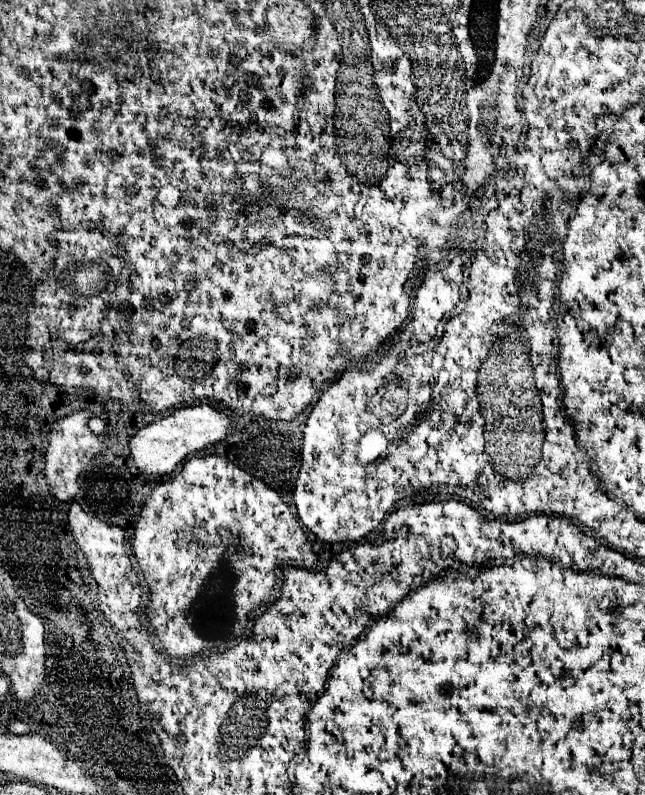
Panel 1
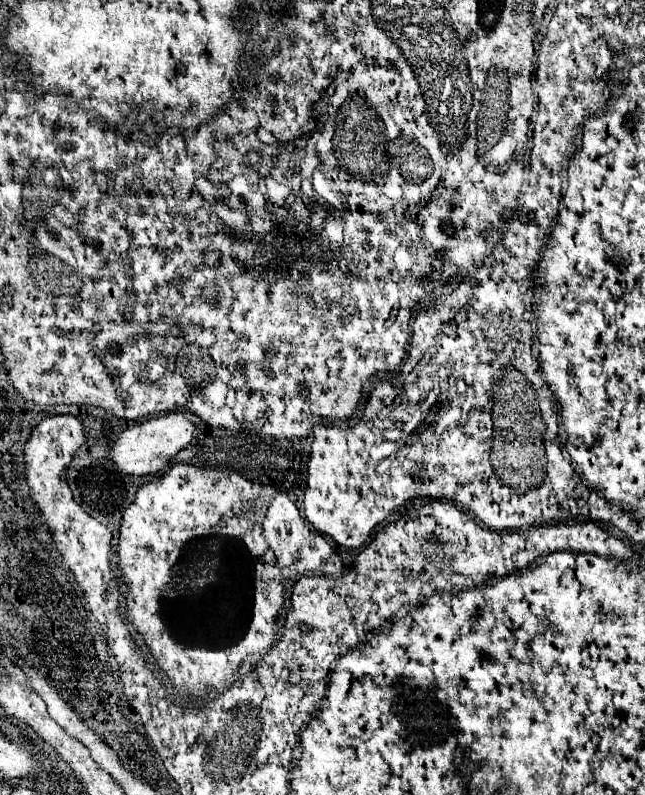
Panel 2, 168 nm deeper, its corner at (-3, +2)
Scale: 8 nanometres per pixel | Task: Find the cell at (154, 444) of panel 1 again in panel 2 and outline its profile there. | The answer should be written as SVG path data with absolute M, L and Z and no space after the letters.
M171 412L167 416L151 418L139 426L131 426L131 428L123 430L117 436L117 442L111 446L109 456L111 456L111 462L115 462L119 472L133 474L133 476L157 474L159 470L163 470L169 464L173 454L177 454L179 450L183 450L185 446L189 446L193 442L195 434L197 432L193 428L193 422L187 420L187 414Z

